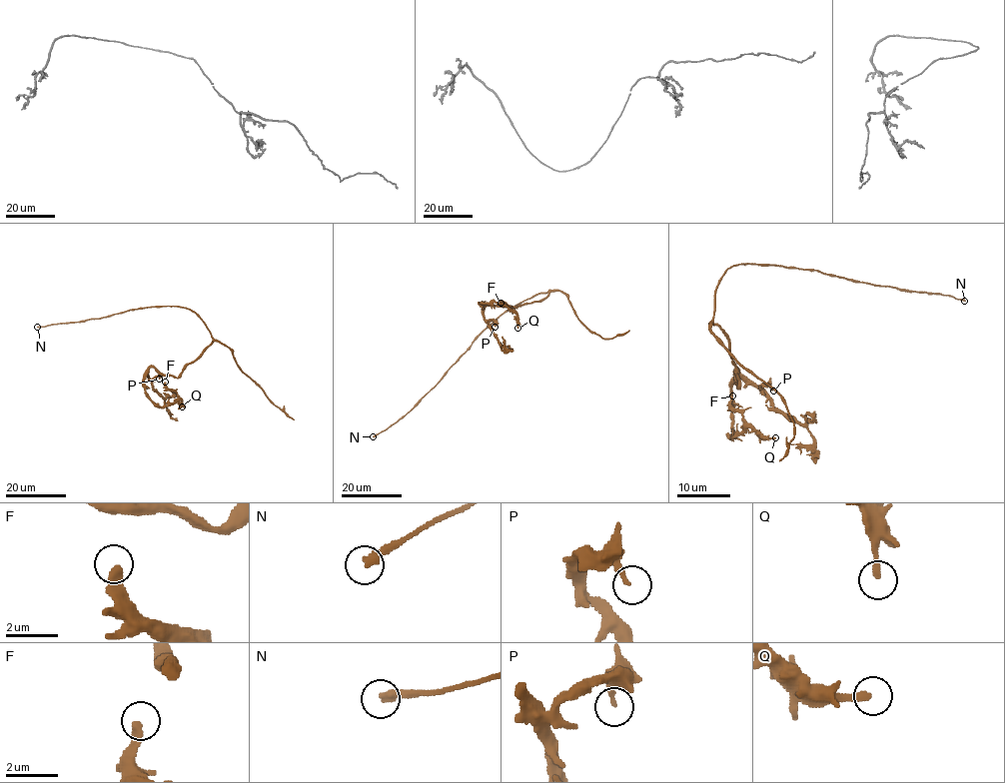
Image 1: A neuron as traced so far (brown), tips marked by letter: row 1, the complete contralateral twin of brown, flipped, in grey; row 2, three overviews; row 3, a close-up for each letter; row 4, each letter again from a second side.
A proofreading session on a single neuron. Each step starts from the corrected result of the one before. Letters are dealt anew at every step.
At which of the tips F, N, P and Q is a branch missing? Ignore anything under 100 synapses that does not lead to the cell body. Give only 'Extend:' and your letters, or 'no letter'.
Extend: N

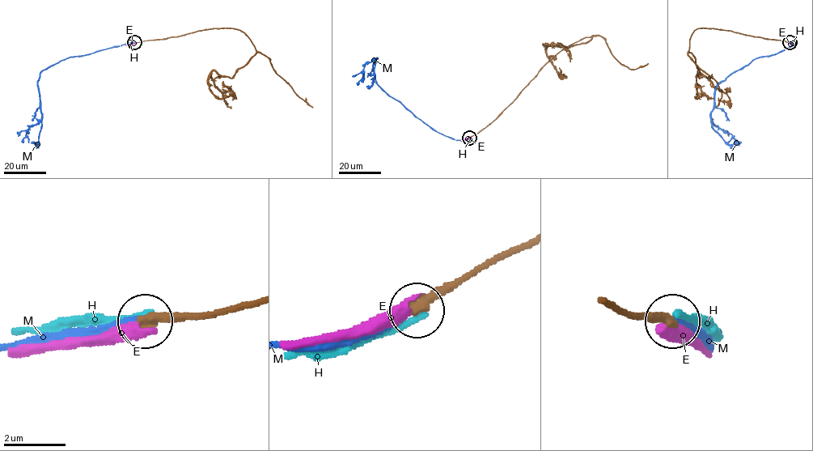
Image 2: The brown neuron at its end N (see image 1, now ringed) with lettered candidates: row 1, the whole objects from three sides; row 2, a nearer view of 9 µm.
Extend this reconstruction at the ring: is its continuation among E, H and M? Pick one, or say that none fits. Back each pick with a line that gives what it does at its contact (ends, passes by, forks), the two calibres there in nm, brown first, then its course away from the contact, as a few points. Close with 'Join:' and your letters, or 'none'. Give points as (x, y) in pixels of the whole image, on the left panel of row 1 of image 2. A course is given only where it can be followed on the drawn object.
M: it ends; calibres 320 and 200 nm; course (133, 43), (69, 57), (42, 71), (37, 80), (42, 113), (39, 144), (31, 142)
Join: M

